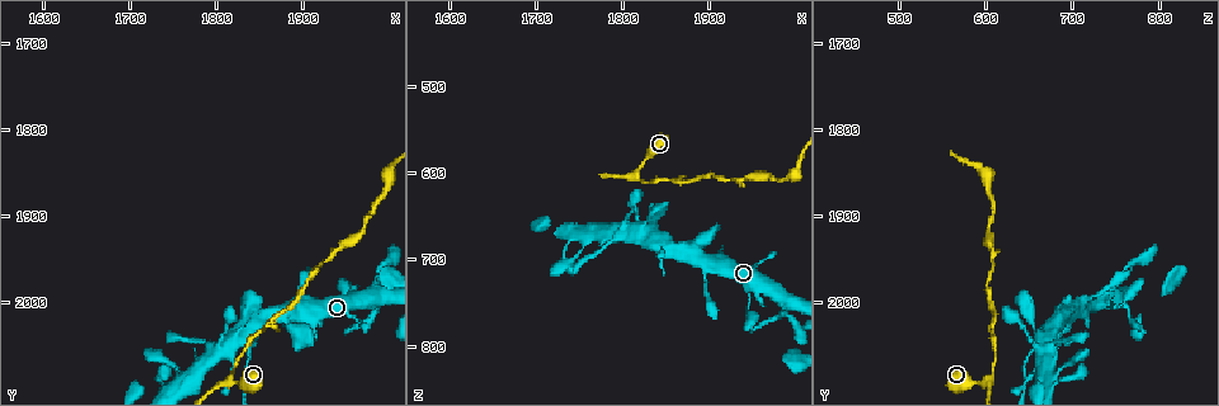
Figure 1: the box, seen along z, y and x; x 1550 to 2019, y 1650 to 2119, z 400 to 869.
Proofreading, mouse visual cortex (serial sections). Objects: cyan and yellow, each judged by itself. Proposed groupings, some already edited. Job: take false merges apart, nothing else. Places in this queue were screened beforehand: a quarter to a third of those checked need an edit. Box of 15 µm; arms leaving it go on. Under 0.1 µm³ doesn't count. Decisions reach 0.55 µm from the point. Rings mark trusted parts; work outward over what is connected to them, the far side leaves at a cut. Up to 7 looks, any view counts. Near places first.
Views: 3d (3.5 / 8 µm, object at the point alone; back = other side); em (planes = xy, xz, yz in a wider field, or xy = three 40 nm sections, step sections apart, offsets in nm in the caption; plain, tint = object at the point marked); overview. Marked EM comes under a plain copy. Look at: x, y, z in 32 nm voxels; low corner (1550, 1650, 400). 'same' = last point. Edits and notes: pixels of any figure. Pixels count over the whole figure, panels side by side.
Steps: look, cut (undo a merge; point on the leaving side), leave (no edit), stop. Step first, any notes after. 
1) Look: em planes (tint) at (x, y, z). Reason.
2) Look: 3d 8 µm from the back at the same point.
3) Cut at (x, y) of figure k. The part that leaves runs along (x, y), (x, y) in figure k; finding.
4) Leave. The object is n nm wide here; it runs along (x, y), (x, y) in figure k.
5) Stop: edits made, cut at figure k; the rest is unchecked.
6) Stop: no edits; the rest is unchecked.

Look: 3d 3.5 µm at (1815, 2095, 595). Thick turns thin.

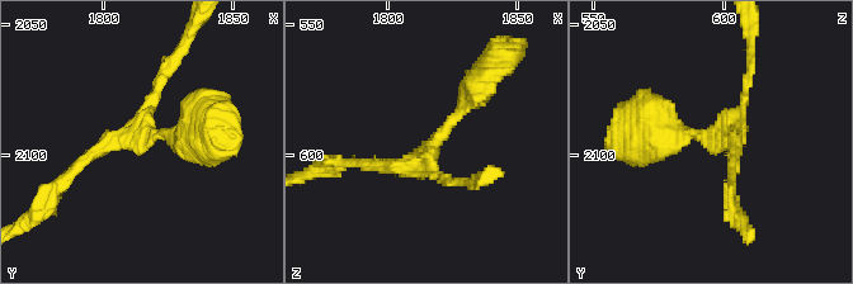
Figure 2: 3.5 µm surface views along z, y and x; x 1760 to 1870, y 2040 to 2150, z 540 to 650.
Look: em planes (tint) at (1816, 2092, 598). 3 arms meet here; the arms are 150, 150, 250 nm wide; need the tissue.

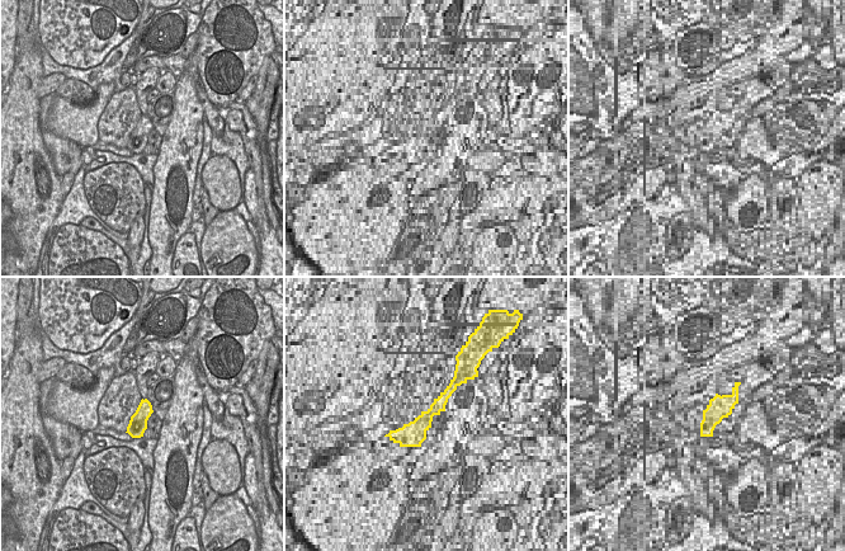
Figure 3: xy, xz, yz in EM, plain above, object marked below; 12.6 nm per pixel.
Leave. It runs along (480, 81), (429, 146), (433, 173), (452, 183) in figure 2; all the same cell.

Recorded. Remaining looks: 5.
Look: 3d 3.5 µm at (1870, 2010, 690). Sharp bend.

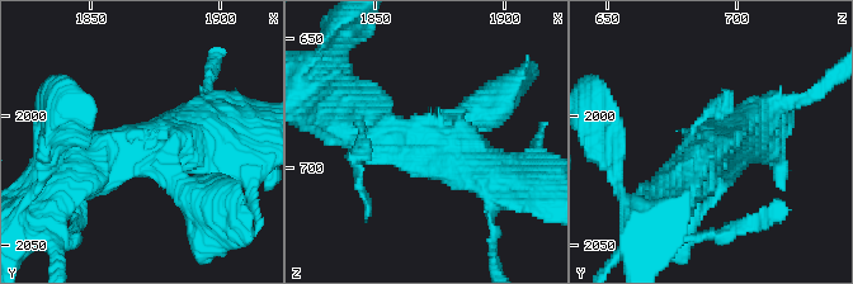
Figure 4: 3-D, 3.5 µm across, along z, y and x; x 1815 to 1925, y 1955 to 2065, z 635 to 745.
Look: em xy step 3 (tint) at (1873, 2012, 689). 3 arms meet here; the arms are 350, 500, 600 nm wide.

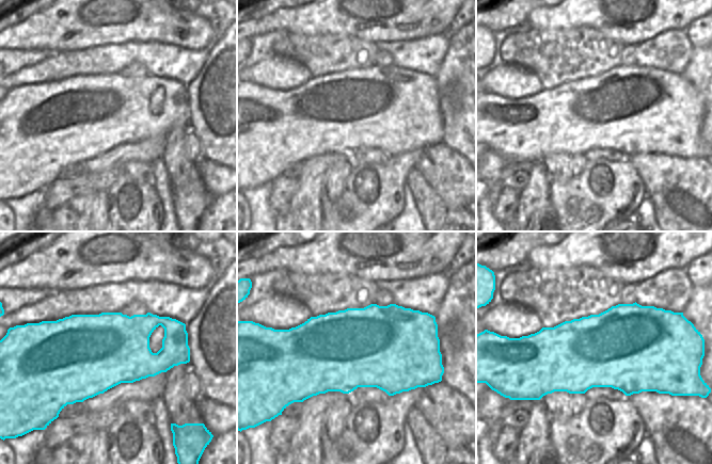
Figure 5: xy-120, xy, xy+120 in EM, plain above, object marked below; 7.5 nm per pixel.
Leave. One cell here.

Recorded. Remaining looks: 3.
Look: 3d 3.5 µm at (1820, 2040, 665). Abrupt turn.

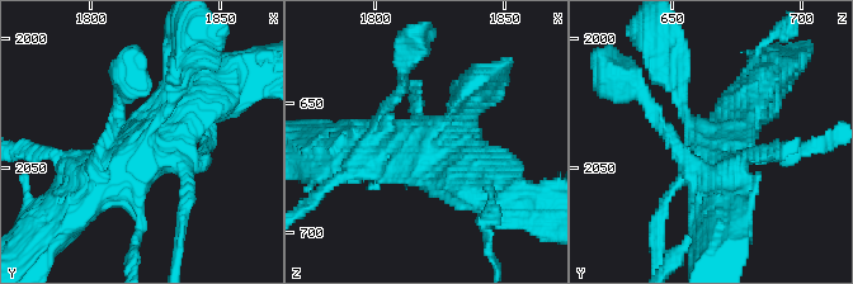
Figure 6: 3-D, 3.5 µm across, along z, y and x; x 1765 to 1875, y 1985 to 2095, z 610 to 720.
Look: em xy step 3 (tint) at (1822, 2038, 662).

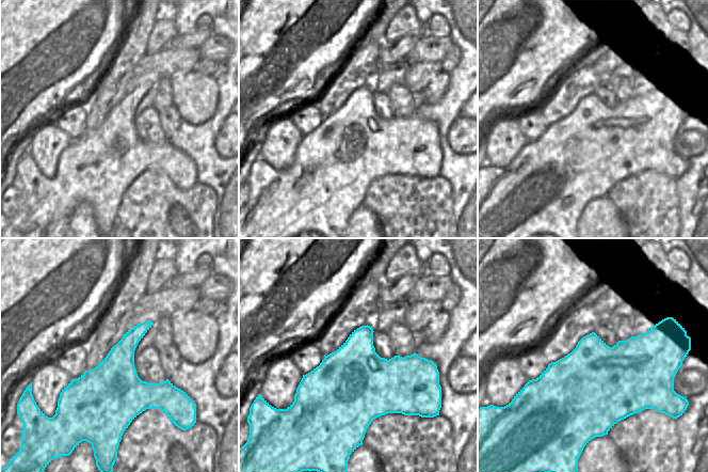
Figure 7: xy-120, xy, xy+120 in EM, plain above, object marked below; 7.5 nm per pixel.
Leave. It runs along (202, 96), (74, 209) in figure 6; continuous, no second cell.

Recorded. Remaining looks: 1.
Stop: no edits; the rest is unchecked.

